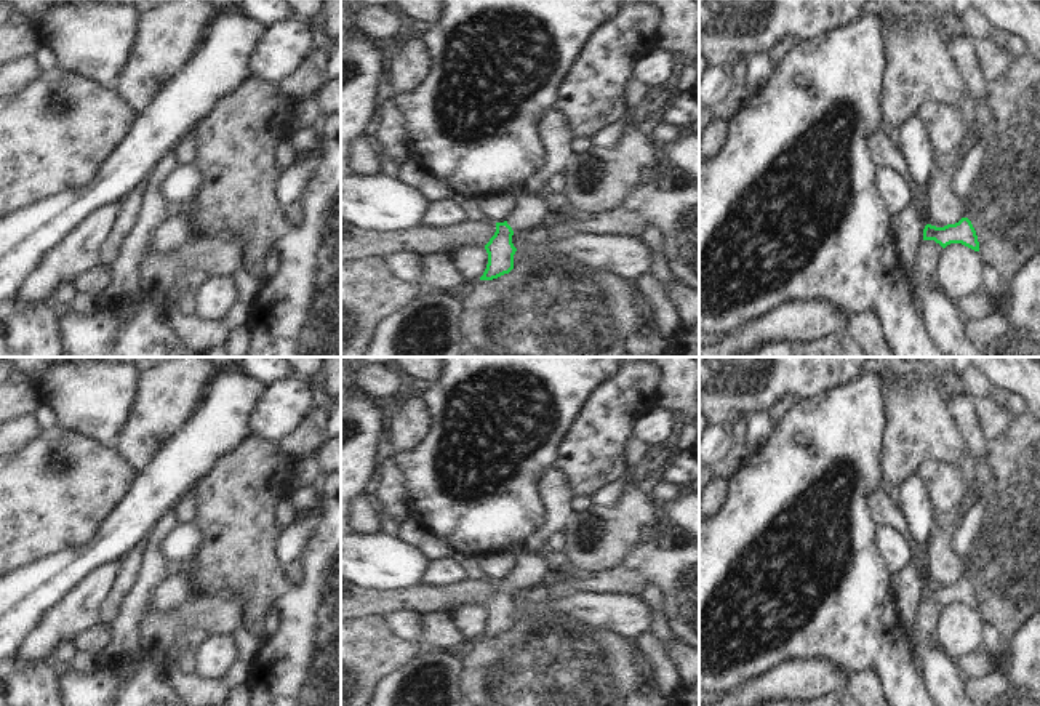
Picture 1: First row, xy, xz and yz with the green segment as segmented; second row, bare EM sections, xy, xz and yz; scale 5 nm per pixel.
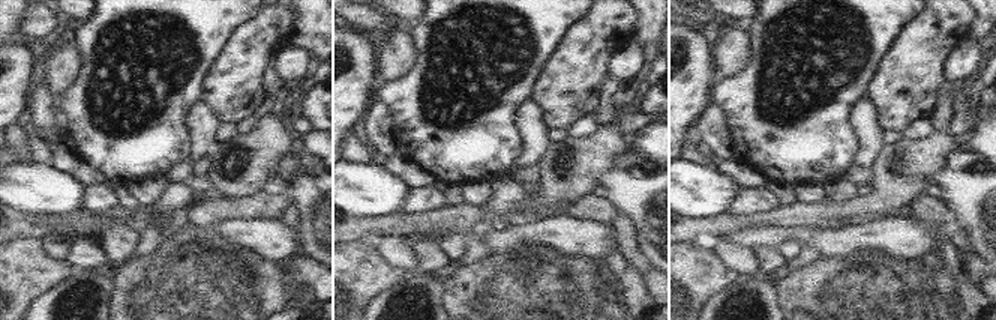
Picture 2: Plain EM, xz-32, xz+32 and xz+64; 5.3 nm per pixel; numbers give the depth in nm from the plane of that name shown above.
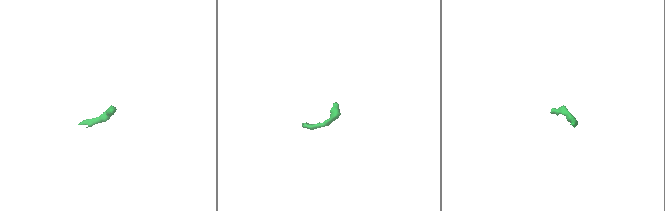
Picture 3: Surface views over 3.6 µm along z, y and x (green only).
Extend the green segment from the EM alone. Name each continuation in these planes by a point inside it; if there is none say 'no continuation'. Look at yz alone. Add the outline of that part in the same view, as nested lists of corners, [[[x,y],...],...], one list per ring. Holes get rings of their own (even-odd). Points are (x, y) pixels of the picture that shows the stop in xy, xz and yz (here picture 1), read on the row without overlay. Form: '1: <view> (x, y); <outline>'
no continuation

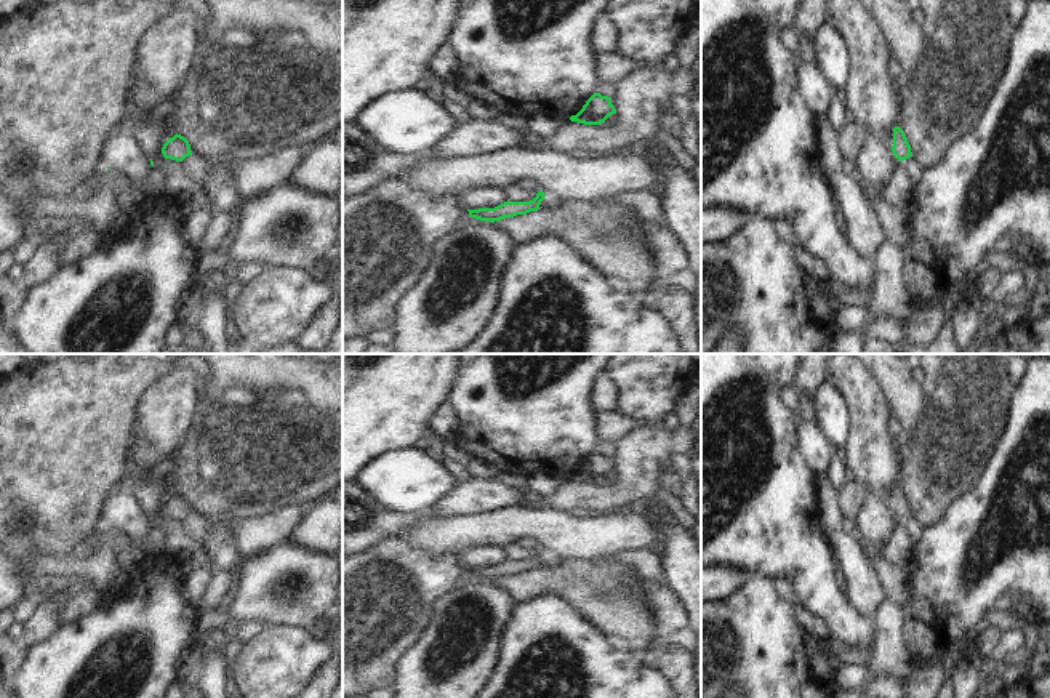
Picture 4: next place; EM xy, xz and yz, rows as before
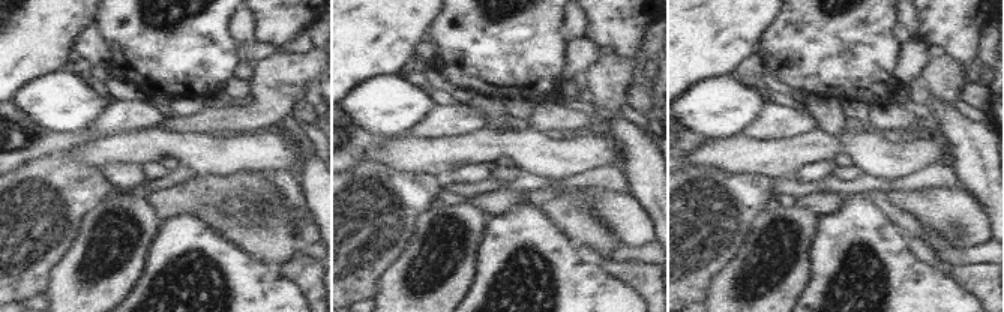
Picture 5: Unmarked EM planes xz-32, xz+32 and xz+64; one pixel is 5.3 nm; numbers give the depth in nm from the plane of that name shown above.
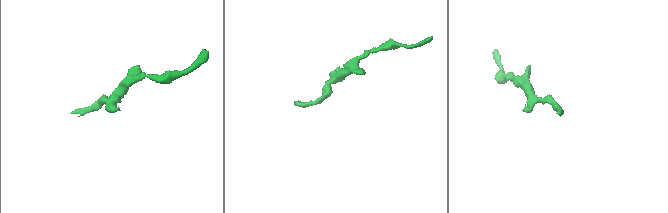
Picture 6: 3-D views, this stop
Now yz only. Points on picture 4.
no continuation

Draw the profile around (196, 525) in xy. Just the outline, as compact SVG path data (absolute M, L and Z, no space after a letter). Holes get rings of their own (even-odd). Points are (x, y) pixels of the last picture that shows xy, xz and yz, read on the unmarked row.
M189 514L181 520L182 528L194 536L195 540L202 541L206 530L210 528L210 522L200 514Z

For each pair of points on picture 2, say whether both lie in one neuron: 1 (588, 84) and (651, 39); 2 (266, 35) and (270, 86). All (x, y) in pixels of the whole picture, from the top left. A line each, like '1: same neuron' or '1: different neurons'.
1: different neurons
2: different neurons

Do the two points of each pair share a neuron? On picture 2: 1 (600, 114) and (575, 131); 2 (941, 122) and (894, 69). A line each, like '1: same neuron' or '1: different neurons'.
1: different neurons
2: different neurons

